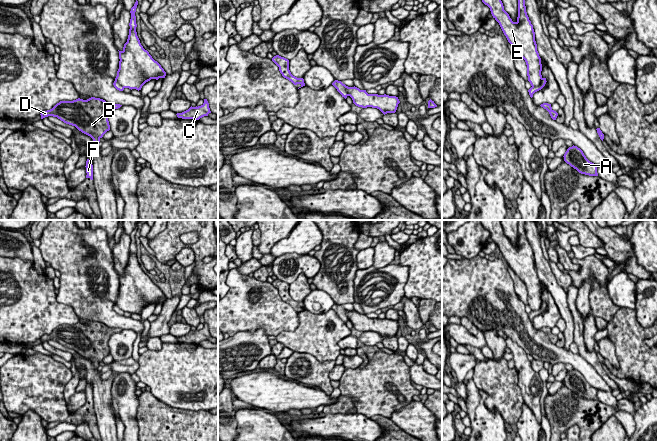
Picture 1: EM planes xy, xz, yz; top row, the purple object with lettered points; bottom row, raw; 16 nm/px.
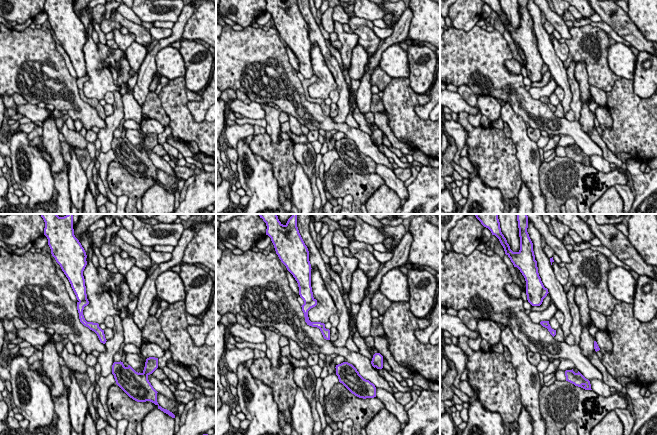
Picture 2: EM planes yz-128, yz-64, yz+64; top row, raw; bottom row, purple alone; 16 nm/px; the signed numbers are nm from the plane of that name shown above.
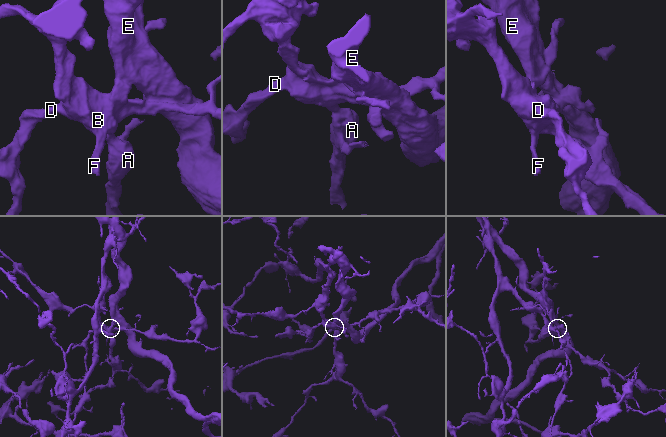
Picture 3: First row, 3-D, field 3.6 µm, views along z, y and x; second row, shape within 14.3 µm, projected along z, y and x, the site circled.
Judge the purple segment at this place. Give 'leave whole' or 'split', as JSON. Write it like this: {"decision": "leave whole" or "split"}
{"decision": "split"}

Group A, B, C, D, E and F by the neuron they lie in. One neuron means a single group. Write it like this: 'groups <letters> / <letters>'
groups A B C D F / E

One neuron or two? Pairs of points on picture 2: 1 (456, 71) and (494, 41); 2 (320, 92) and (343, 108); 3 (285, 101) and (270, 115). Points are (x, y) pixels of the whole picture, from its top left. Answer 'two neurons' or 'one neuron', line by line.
1: one neuron
2: two neurons
3: two neurons

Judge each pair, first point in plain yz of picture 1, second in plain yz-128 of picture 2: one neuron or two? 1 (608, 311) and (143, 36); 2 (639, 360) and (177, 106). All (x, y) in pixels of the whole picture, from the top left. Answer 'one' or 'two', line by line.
1: one
2: one

